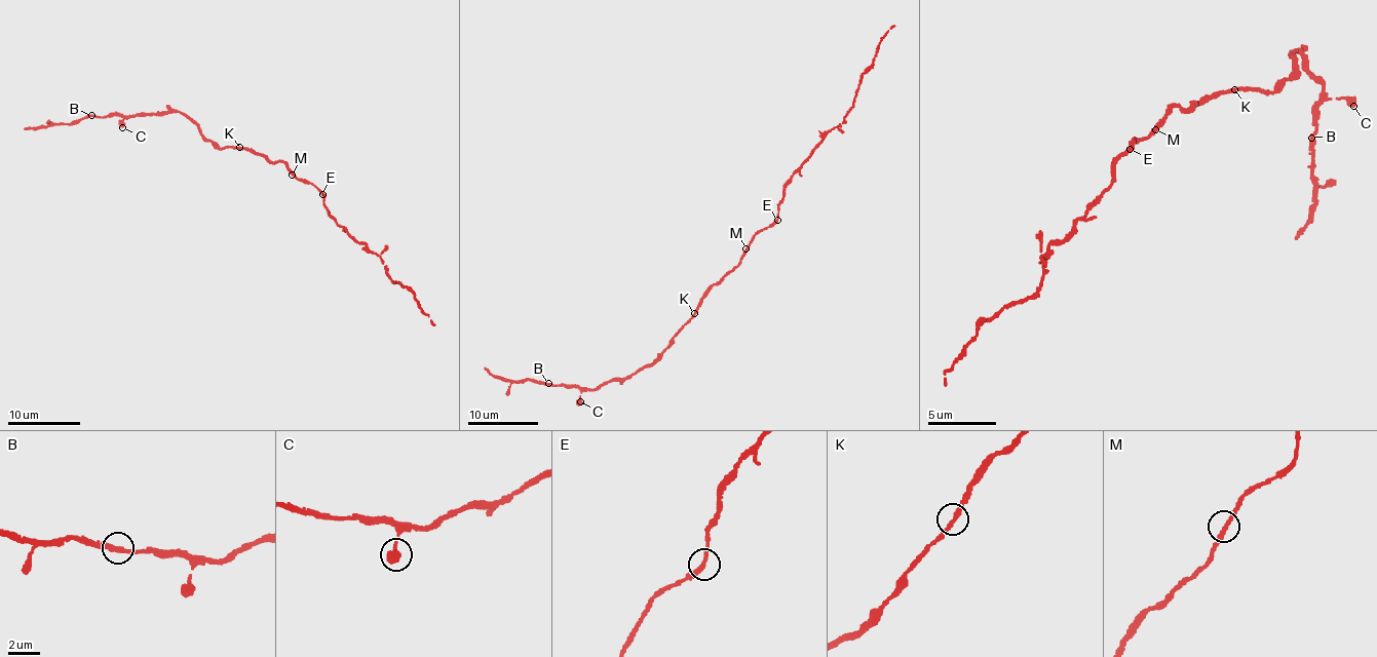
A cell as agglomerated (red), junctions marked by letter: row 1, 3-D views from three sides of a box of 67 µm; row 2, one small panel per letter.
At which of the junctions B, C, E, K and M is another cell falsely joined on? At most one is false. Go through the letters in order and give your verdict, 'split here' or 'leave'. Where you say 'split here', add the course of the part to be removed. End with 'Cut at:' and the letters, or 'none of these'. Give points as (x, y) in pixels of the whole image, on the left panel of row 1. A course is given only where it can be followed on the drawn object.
B: leave
C: leave
E: leave
K: leave
M: leave
Cut at: none of these

